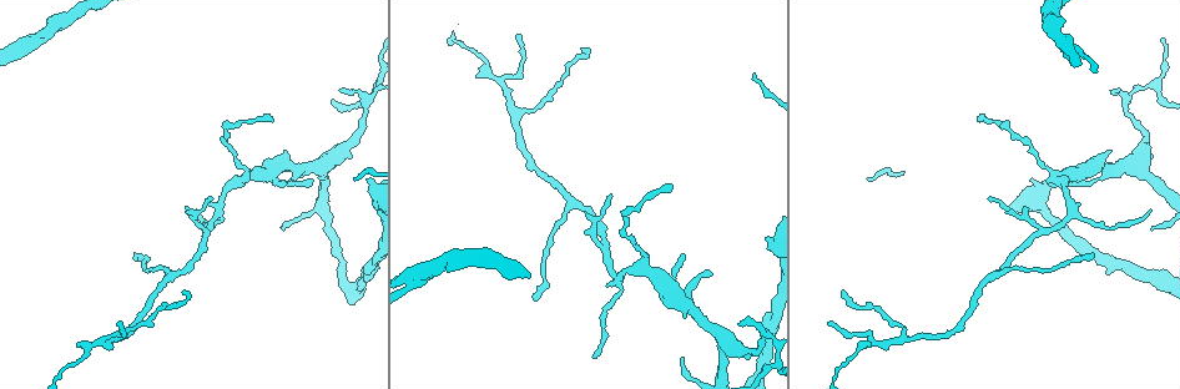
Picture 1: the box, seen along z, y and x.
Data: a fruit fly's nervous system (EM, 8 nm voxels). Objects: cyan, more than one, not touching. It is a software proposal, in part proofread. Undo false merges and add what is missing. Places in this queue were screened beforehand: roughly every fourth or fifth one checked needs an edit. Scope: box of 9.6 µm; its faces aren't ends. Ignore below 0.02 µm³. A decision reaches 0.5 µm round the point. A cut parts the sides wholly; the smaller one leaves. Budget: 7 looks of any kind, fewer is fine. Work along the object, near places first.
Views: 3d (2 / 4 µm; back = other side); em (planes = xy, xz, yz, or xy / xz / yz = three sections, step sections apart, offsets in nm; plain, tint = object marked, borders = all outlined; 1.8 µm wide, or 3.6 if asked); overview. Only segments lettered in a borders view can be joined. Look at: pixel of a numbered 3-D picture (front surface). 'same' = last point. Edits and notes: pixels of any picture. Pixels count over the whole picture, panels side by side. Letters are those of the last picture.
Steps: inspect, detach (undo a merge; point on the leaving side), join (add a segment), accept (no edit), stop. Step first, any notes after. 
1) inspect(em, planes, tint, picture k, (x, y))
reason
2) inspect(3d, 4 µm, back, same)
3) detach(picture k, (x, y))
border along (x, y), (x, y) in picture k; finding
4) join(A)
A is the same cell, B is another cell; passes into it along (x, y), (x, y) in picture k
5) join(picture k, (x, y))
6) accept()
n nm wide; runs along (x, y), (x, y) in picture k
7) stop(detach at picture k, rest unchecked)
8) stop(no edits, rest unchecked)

inspect(em, yz, step 4, borders, picture 1, (1066, 174))
three arms meet

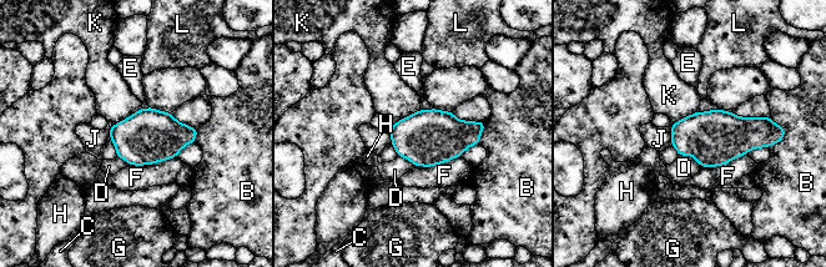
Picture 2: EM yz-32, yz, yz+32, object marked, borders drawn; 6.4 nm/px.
accept()
B, C, D, E, F, G, H, J, K and L are other cells; border along (679, 155), (690, 155), (700, 166) in picture 2; all the same neuron

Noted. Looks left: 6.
inspect(em, planes, tint, picture 1, (211, 197))
branch stops here

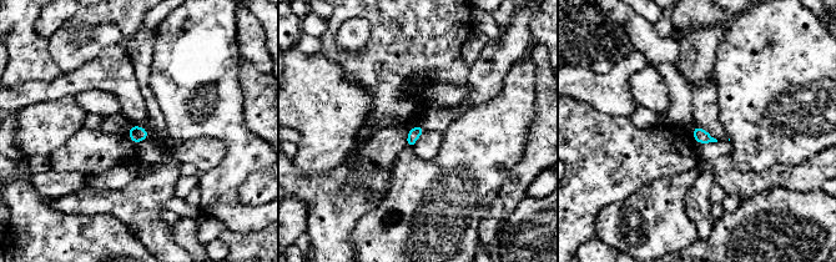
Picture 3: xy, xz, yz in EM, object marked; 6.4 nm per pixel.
inspect(em, planes, borders, same)

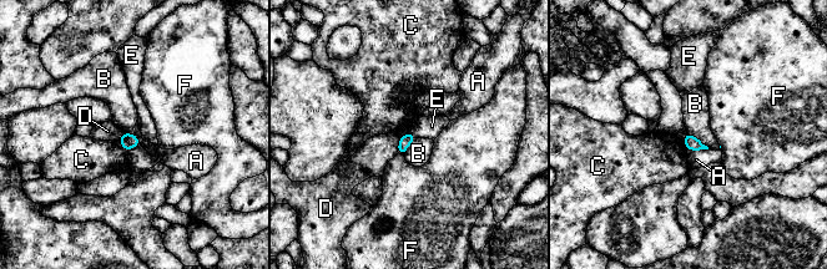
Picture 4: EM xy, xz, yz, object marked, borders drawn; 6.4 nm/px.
accept()
A, B, C, D, E and F are other cells; none of them fits

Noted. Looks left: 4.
inspect(em, planes, borders, picture 1, (1152, 210))
free end

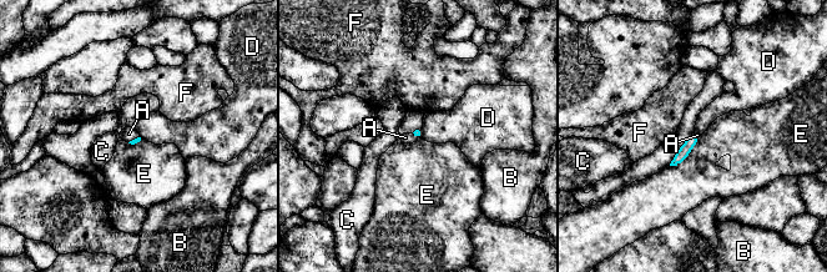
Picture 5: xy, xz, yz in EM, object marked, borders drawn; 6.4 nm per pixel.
join(picture 5, (406, 137))
A is the same cell, B, C, D, E and F are other cells; passes into it along (417, 132), (413, 135), (406, 137) in picture 5; the neuron continues

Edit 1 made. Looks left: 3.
stop(join at picture 5, rest unchecked)

